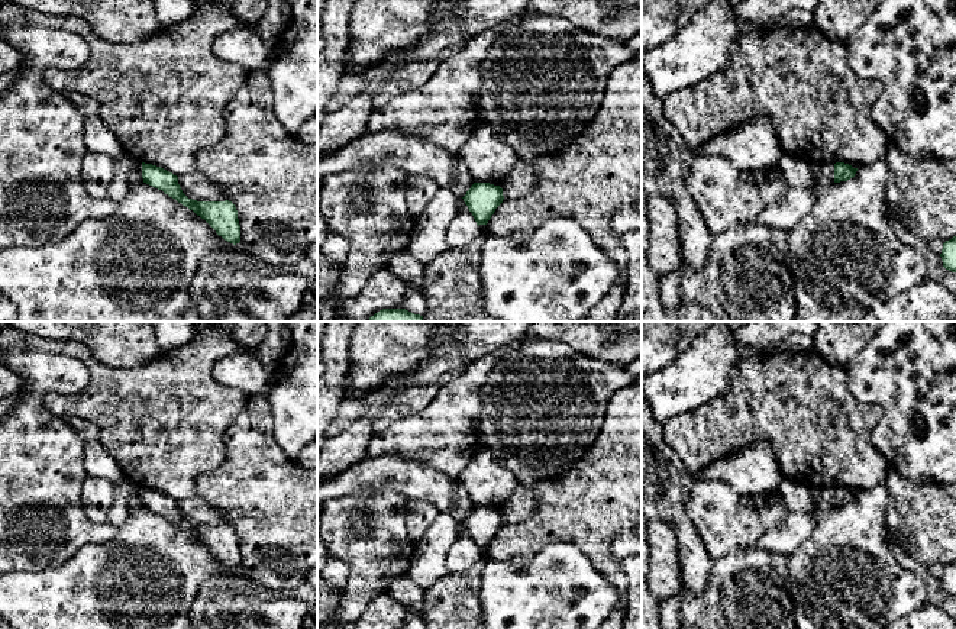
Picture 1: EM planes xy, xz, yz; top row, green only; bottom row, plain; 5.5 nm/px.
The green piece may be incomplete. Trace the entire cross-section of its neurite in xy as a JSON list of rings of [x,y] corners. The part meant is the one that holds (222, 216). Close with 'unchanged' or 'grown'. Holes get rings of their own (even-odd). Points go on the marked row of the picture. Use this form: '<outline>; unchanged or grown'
[[[142,162],[142,178],[143,183],[162,190],[165,194],[204,219],[225,241],[233,245],[240,242],[238,210],[232,201],[197,201],[188,199],[183,193],[177,175],[152,164]]]; unchanged

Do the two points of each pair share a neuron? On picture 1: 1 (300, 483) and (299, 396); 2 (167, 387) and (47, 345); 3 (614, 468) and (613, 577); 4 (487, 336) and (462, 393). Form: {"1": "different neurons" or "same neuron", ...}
{"1": "different neurons", "2": "same neuron", "3": "same neuron", "4": "different neurons"}

